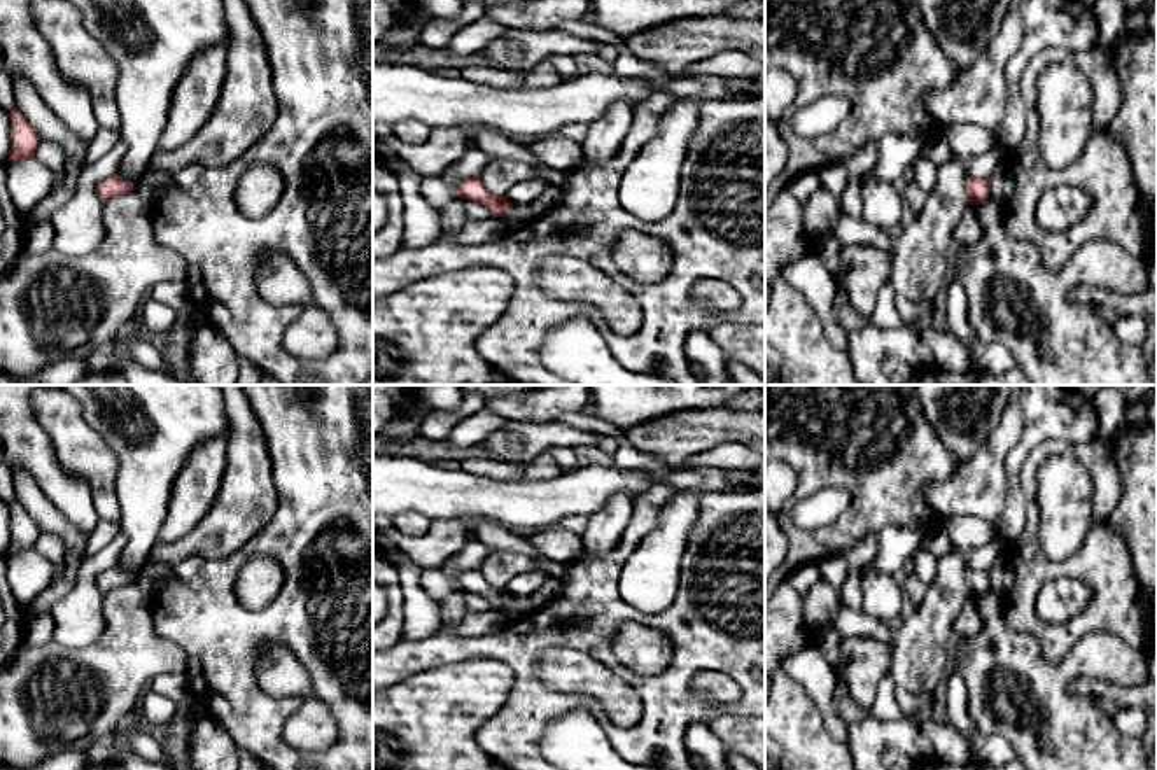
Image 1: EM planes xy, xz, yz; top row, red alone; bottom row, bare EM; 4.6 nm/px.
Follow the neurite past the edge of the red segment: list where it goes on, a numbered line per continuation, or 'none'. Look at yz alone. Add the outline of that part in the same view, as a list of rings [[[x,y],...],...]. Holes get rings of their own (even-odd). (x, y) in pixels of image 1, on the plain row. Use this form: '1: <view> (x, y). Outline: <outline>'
none

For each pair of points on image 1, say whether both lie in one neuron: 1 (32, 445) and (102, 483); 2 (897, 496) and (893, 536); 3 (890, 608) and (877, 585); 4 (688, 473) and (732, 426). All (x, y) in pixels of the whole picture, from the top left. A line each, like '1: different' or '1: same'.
1: different
2: different
3: same
4: different

